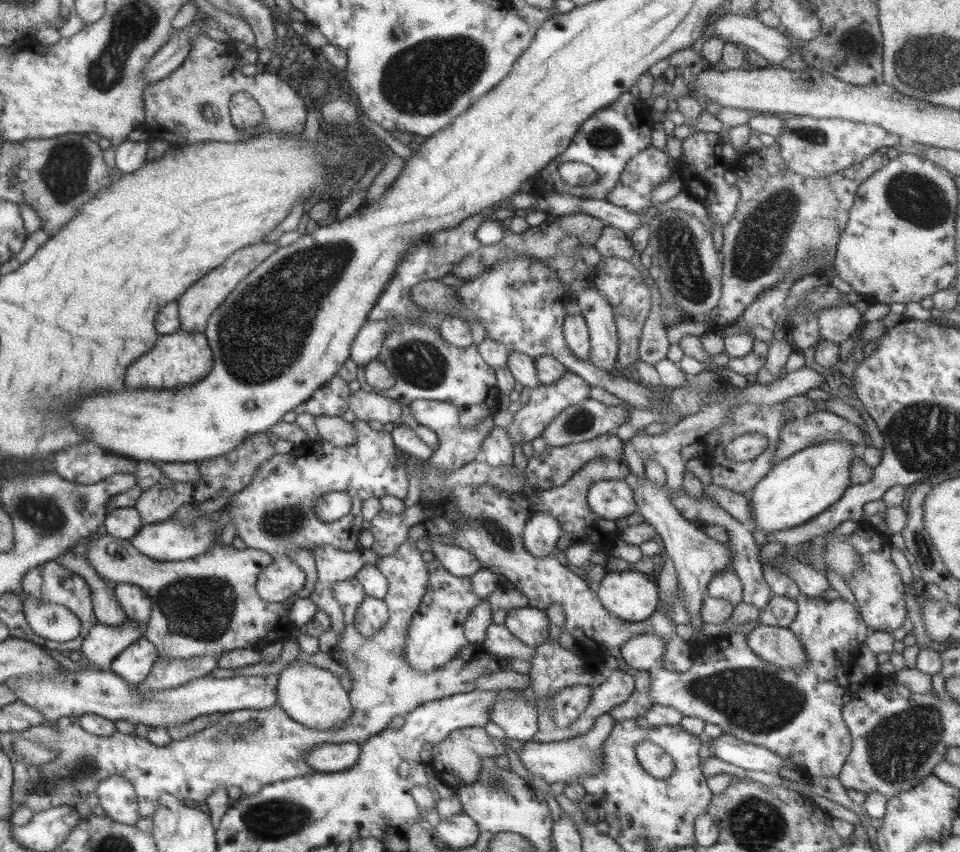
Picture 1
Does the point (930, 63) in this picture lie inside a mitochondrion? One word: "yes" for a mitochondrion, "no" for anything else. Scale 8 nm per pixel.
yes

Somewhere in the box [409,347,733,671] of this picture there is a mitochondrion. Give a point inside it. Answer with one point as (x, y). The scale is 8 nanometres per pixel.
(491, 529)

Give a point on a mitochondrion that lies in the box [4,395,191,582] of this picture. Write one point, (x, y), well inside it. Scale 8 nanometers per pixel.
(40, 513)

